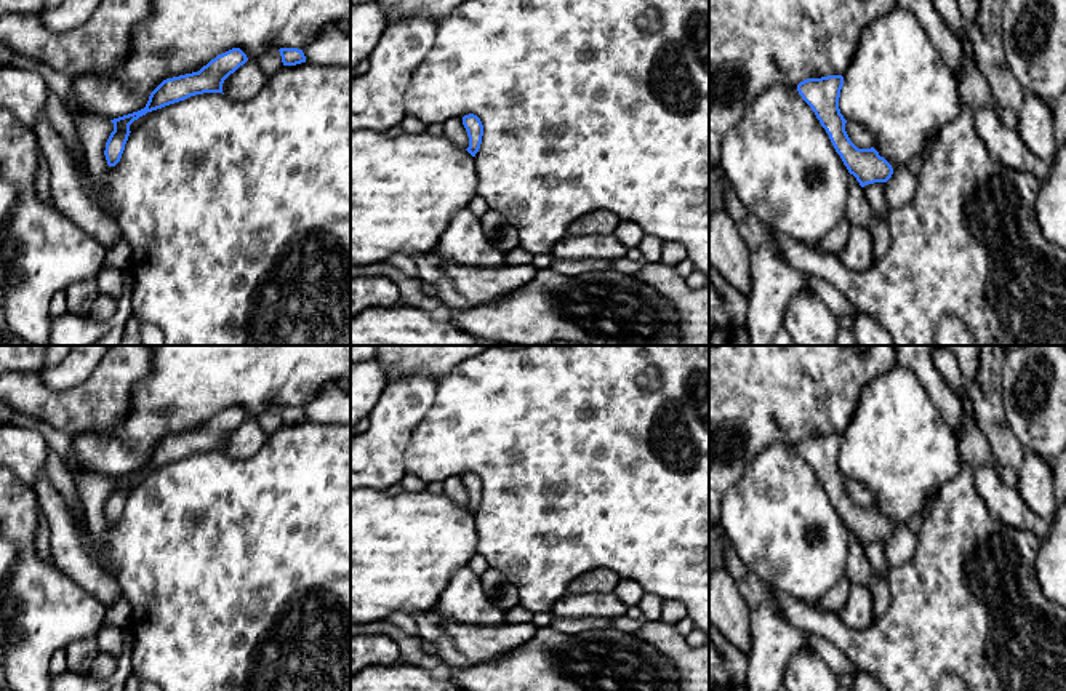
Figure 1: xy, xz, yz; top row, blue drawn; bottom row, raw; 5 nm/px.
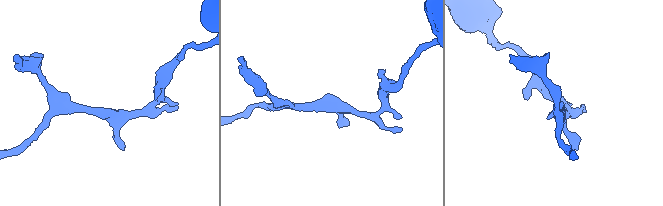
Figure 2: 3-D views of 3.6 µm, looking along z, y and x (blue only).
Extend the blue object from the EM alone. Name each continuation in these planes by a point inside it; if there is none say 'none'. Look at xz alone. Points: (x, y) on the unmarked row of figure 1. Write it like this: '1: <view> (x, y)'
1: xz (453, 487)

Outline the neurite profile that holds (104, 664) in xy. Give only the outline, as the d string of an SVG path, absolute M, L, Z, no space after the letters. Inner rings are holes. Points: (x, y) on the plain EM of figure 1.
M99 651L94 657L90 675L98 680L107 680L117 669L118 656Z

